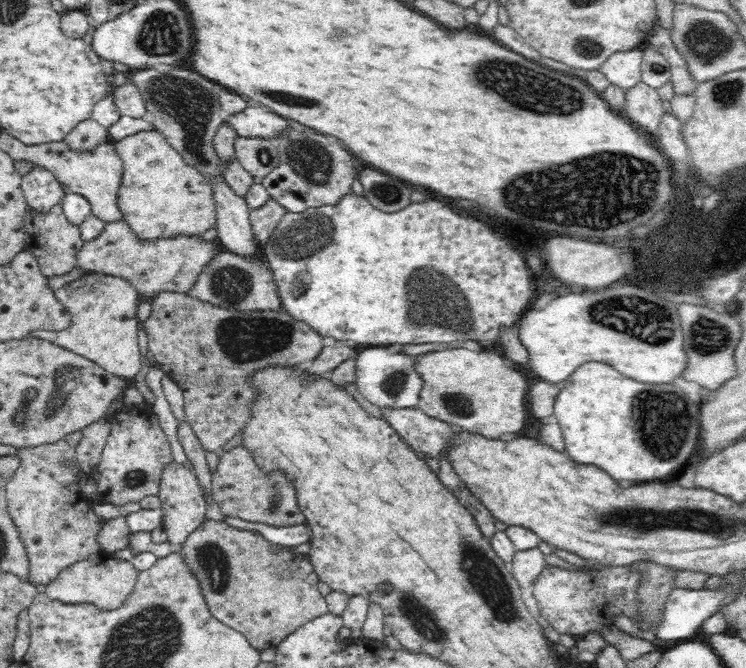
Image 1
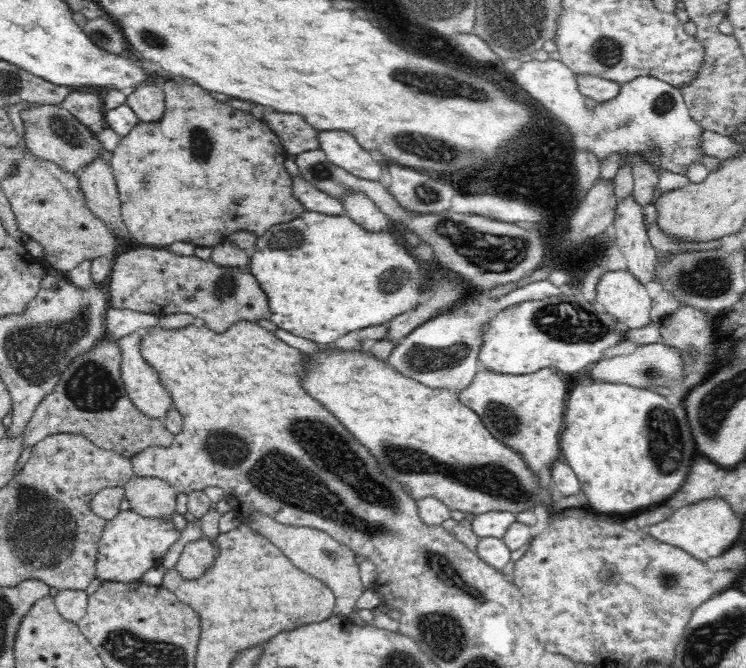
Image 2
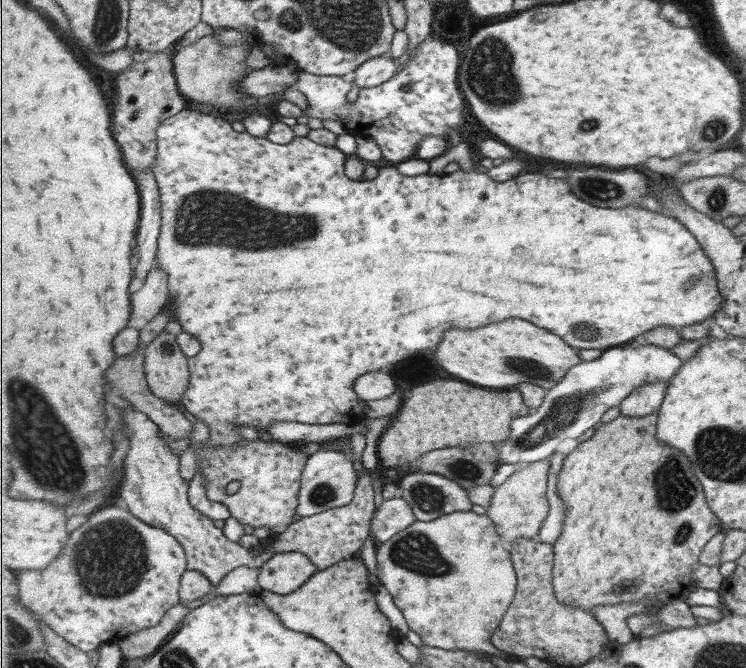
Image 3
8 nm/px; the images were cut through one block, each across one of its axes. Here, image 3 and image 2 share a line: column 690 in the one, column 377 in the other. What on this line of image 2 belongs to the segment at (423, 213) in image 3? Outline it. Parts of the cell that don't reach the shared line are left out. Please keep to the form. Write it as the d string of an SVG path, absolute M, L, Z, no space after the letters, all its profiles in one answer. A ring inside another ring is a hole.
M311 211L302 212L300 216L296 216L290 221L272 225L267 231L259 235L250 254L249 270L270 299L269 320L276 324L277 328L287 330L296 336L314 340L314 342L320 344L333 343L341 336L348 334L348 332L354 332L354 330L362 330L368 328L368 326L387 323L395 316L414 310L414 307L427 302L427 299L434 294L434 273L430 273L430 266L420 266L414 260L410 255L410 250L406 249L406 242L402 242L402 238L398 238L398 230L392 228L392 225L388 225L385 229L379 231L362 230L362 226L356 224L345 214L334 216Z

